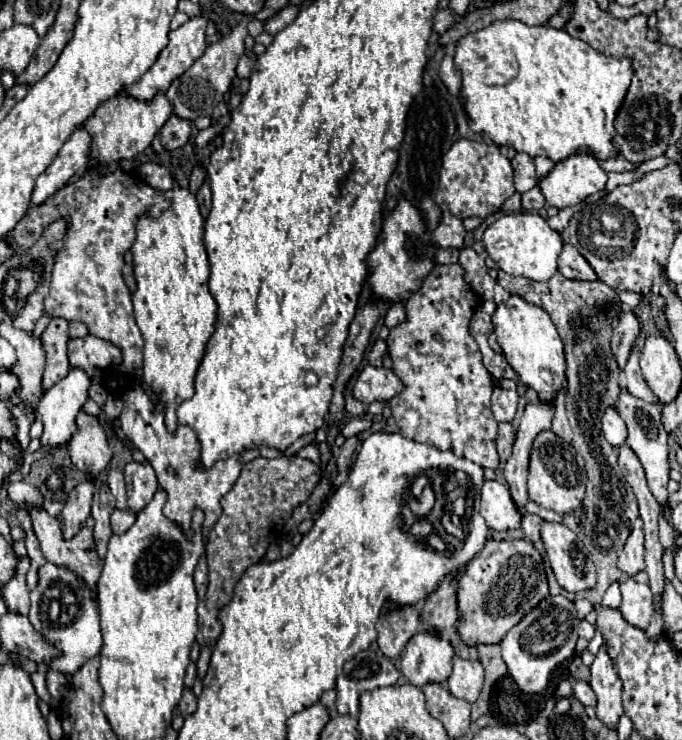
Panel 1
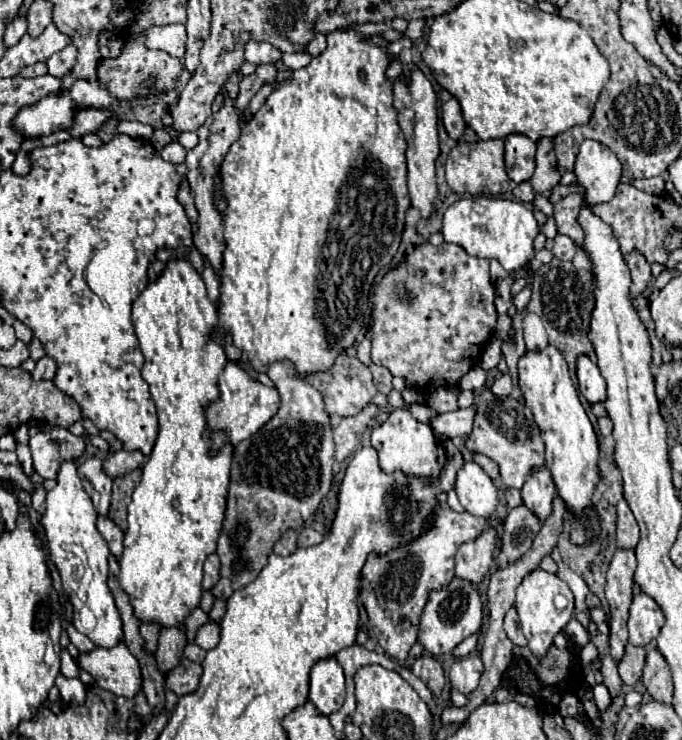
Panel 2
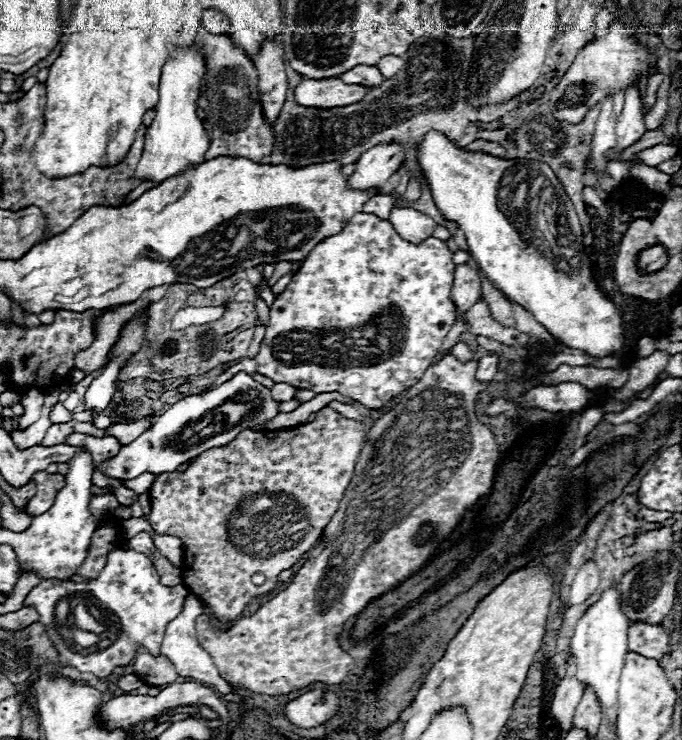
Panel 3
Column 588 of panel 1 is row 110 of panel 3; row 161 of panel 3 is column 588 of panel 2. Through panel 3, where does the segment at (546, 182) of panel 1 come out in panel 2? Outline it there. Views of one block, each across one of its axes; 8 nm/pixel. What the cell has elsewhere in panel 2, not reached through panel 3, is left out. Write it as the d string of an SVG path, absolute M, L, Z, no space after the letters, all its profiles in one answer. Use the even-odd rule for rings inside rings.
M584 140L574 166L576 182L586 190L590 206L610 202L622 176L622 164L610 148L596 140Z

